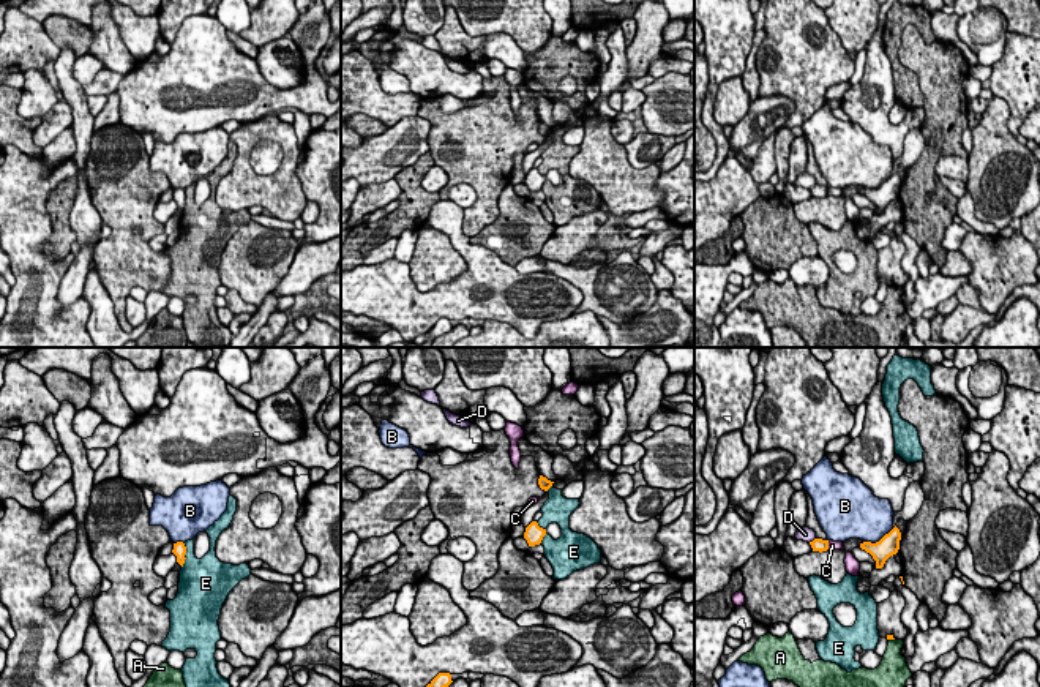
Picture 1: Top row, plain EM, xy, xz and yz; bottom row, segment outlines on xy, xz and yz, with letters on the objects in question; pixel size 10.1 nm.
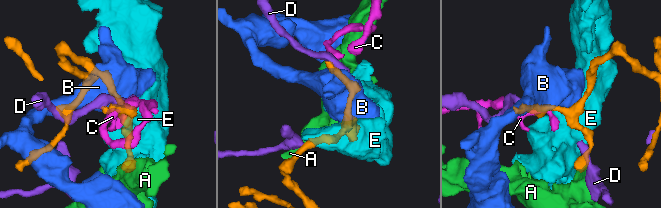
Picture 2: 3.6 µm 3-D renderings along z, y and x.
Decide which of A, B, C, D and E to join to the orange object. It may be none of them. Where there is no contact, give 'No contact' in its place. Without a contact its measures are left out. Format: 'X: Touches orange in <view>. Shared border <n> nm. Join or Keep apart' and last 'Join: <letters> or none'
A: Touches orange in yz. Shared border 70 nm. Keep apart
B: Touches orange in yz. Shared border 360 nm. Keep apart
C: Touches orange in yz. Shared border 100 nm. Keep apart
D: Touches orange in yz. Shared border 100 nm. Keep apart
E: Touches orange in xy. Shared border 260 nm. Keep apart
Join: none

